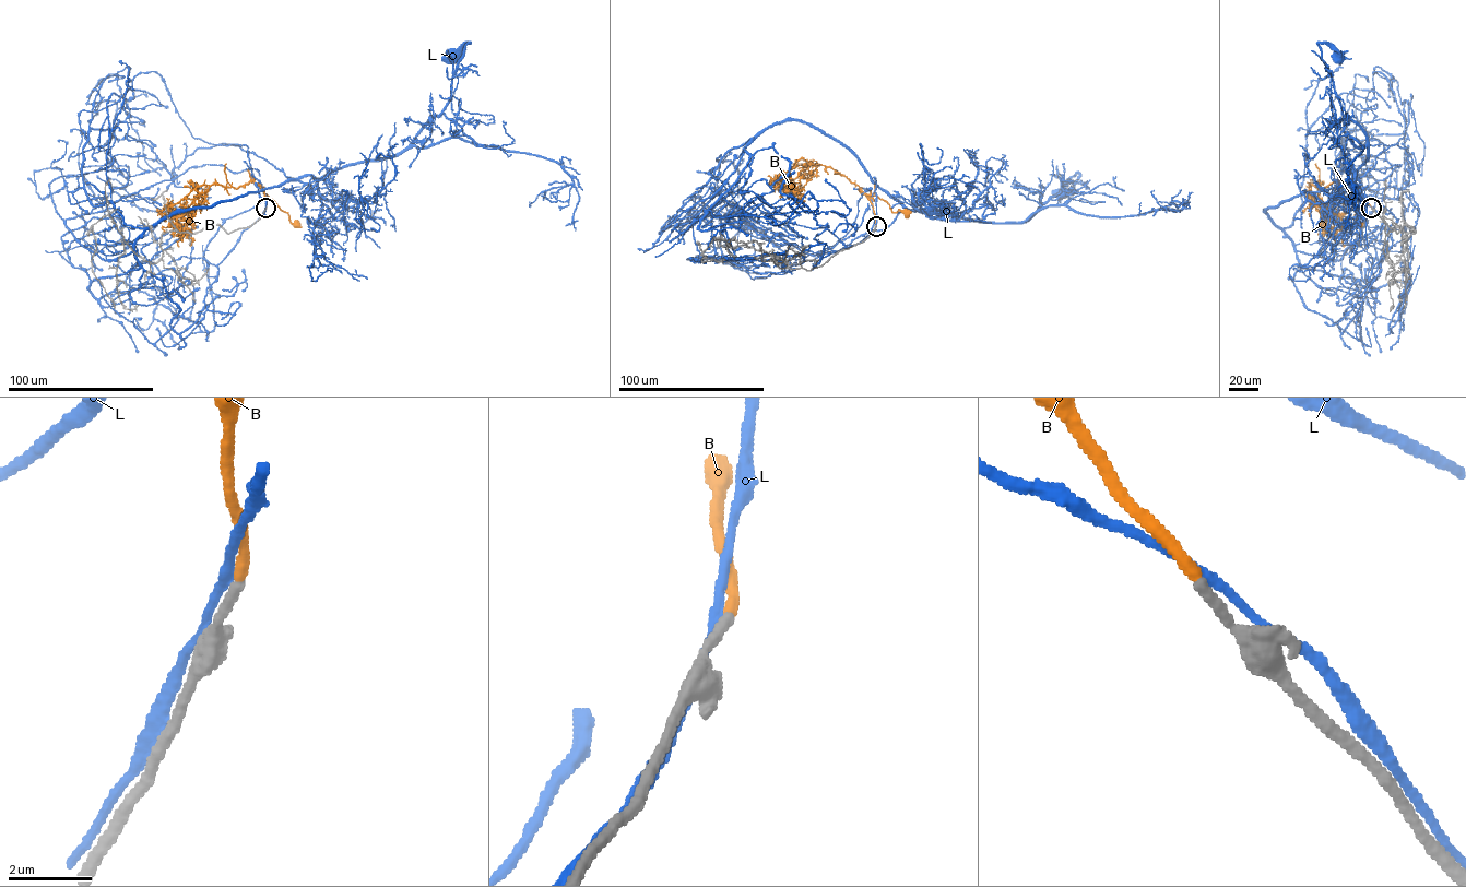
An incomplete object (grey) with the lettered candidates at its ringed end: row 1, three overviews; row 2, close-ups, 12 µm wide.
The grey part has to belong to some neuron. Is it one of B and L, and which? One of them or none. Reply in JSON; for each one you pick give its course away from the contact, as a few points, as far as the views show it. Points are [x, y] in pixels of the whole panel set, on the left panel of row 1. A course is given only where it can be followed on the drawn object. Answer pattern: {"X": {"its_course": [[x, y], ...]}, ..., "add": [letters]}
{"B": {"its_course": [[265, 208], [262, 189], [253, 182], [296, 225]]}, "add": ["B"]}

